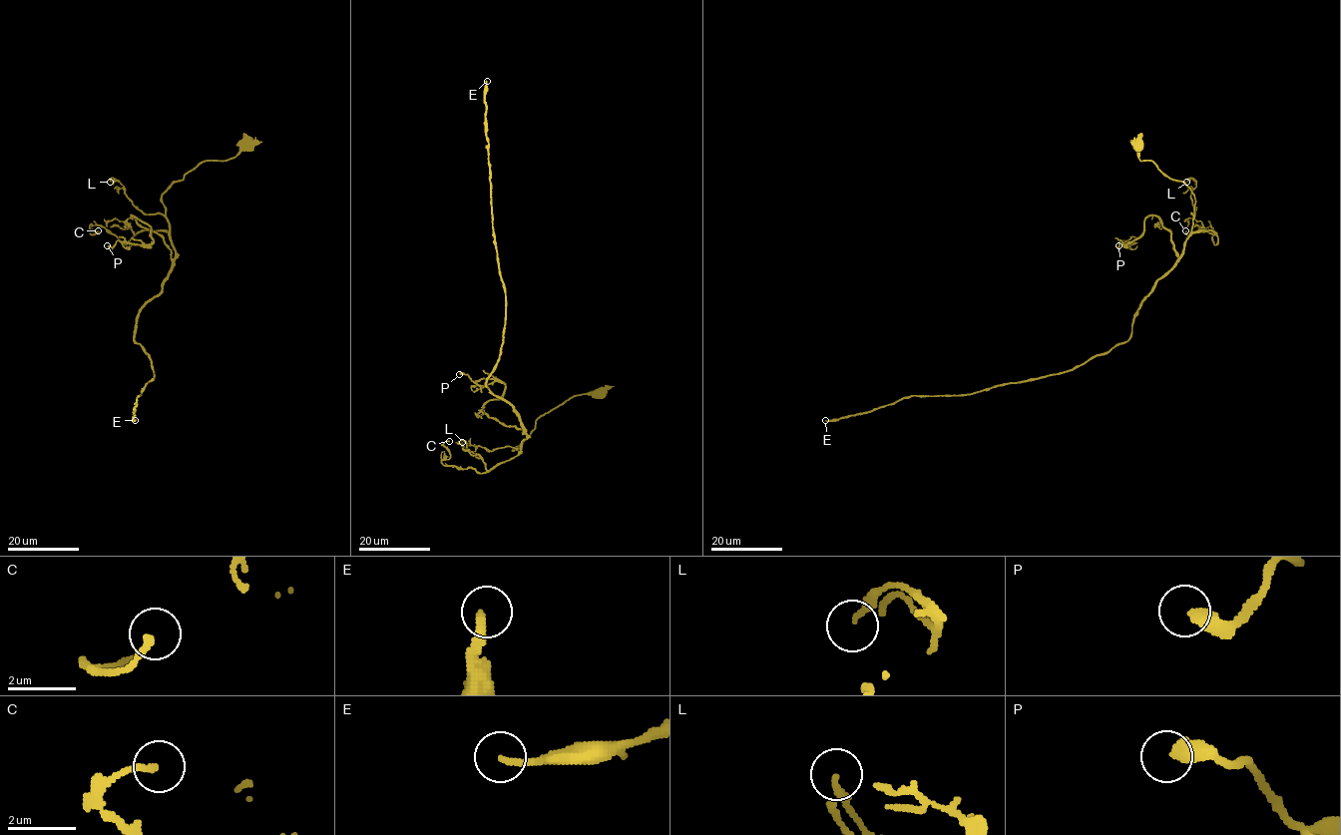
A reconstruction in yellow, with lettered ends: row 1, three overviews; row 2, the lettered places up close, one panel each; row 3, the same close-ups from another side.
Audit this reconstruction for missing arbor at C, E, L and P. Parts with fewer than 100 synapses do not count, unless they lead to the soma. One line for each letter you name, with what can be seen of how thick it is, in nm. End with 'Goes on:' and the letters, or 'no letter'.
E: calibre 200 nm
Goes on: E

